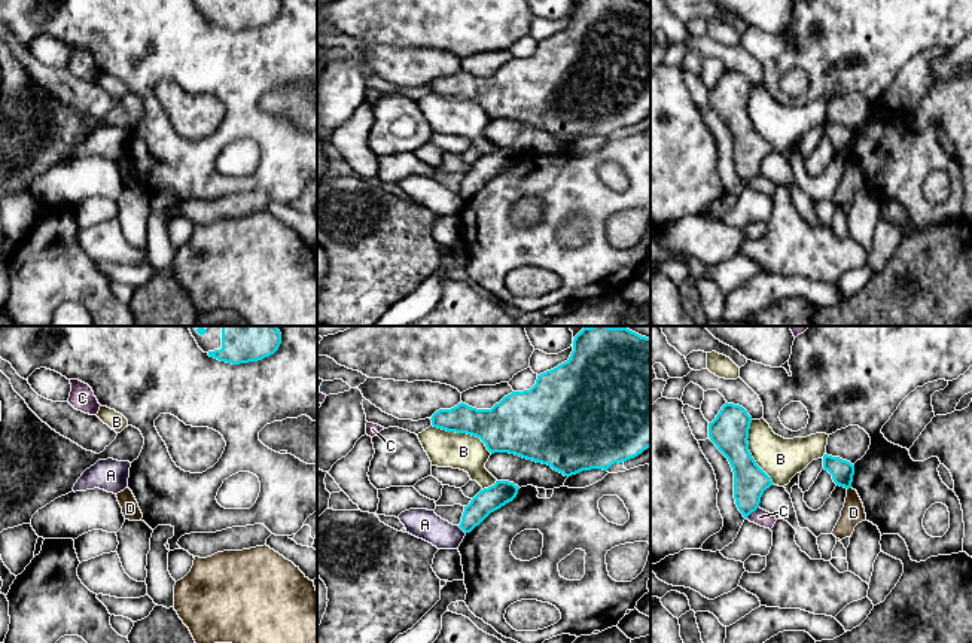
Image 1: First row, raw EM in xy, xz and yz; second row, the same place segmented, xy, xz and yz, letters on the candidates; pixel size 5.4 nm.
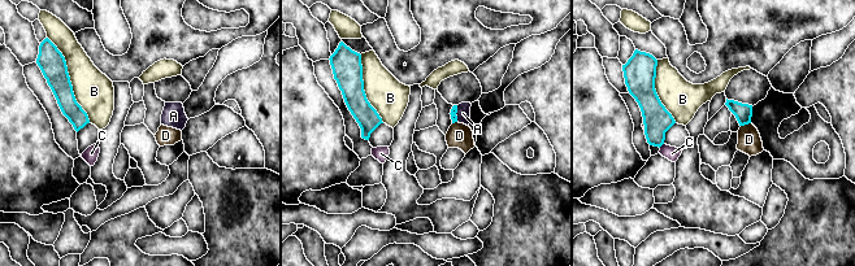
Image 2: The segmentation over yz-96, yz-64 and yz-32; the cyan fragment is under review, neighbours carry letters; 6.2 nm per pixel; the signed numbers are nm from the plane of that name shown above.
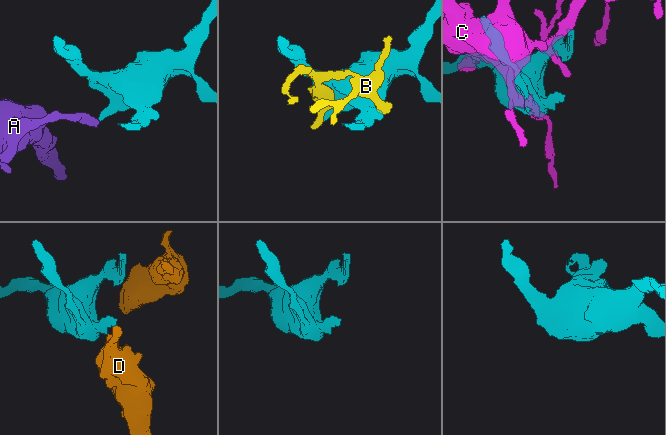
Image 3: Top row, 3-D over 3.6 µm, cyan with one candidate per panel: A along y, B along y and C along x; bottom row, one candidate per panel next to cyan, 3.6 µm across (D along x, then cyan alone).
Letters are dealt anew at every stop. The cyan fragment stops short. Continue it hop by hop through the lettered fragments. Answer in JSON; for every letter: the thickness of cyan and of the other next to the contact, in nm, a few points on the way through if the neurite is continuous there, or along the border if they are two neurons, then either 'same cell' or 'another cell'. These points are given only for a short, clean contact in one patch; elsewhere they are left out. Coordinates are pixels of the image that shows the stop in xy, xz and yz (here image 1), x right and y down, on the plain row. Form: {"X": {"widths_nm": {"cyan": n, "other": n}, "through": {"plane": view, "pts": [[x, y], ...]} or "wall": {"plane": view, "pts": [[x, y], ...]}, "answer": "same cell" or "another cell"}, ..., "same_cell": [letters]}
{"A": {"widths_nm": {"cyan": 140, "other": 160}, "wall": {"plane": "xz", "pts": [[457, 192], [465, 200]]}, "answer": "another cell"}, "B": {"widths_nm": {"cyan": 200, "other": 220}, "answer": "another cell"}, "C": {"widths_nm": {"cyan": 180, "other": 90}, "answer": "another cell"}, "D": {"widths_nm": {"cyan": 120, "other": 130}, "answer": "another cell"}, "same_cell": []}

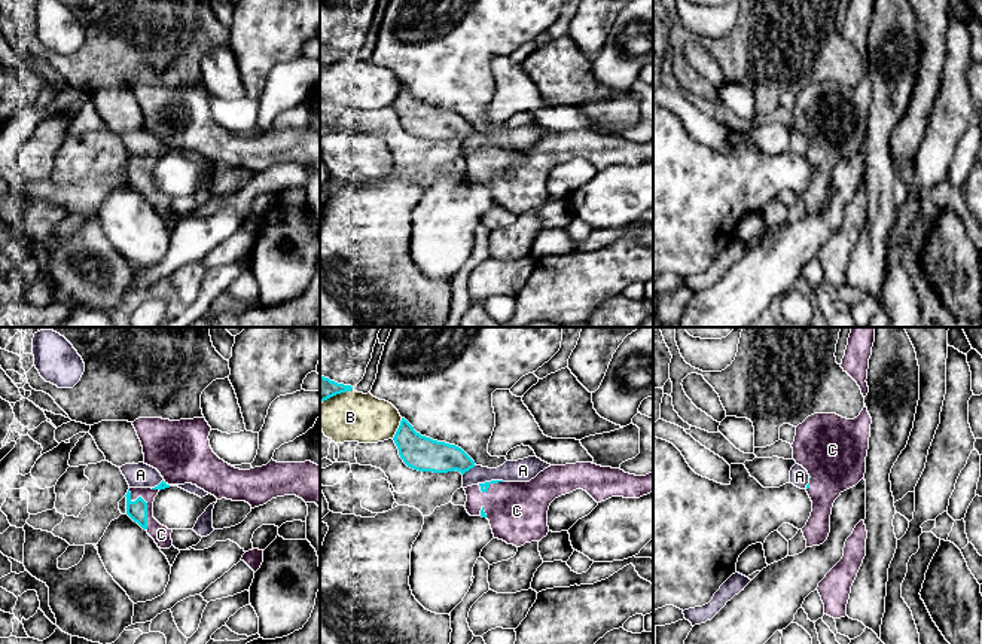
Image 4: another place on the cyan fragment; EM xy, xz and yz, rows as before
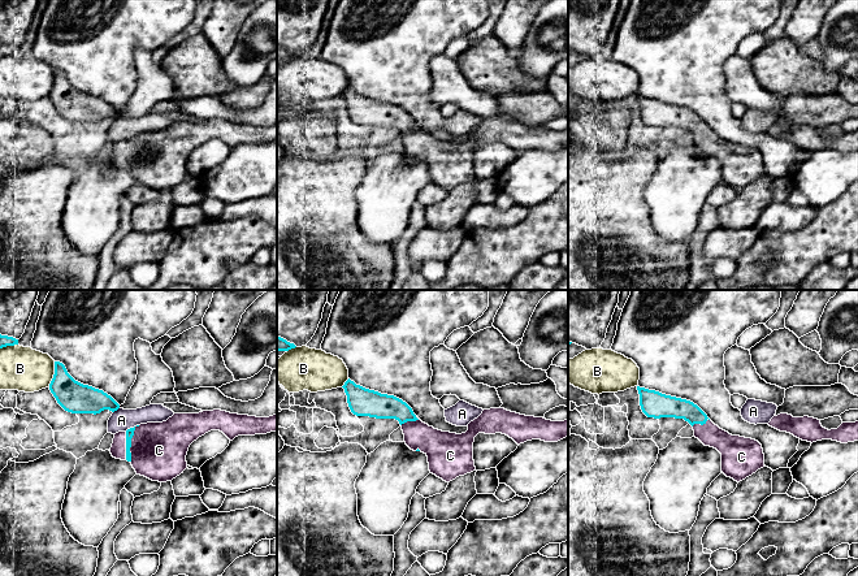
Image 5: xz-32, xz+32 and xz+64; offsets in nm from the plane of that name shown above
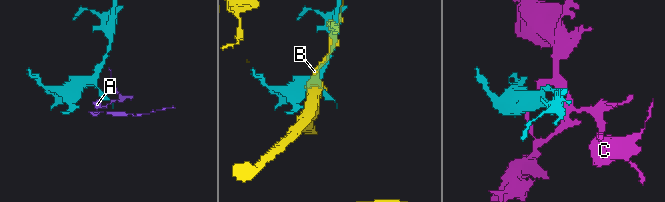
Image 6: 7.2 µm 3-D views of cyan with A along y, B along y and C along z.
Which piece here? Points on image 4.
{"A": {"widths_nm": {"cyan": 180, "other": 110}, "wall": {"plane": "xz", "pts": [[475, 131], [463, 142]]}, "answer": "another cell"}, "B": {"widths_nm": {"cyan": 190, "other": 280}, "answer": "another cell"}, "C": {"widths_nm": {"cyan": 110, "other": 100}, "through": {"plane": "xy", "pts": [[137, 177], [146, 171], [146, 186], [161, 201]]}, "answer": "same cell"}, "same_cell": ["C"]}

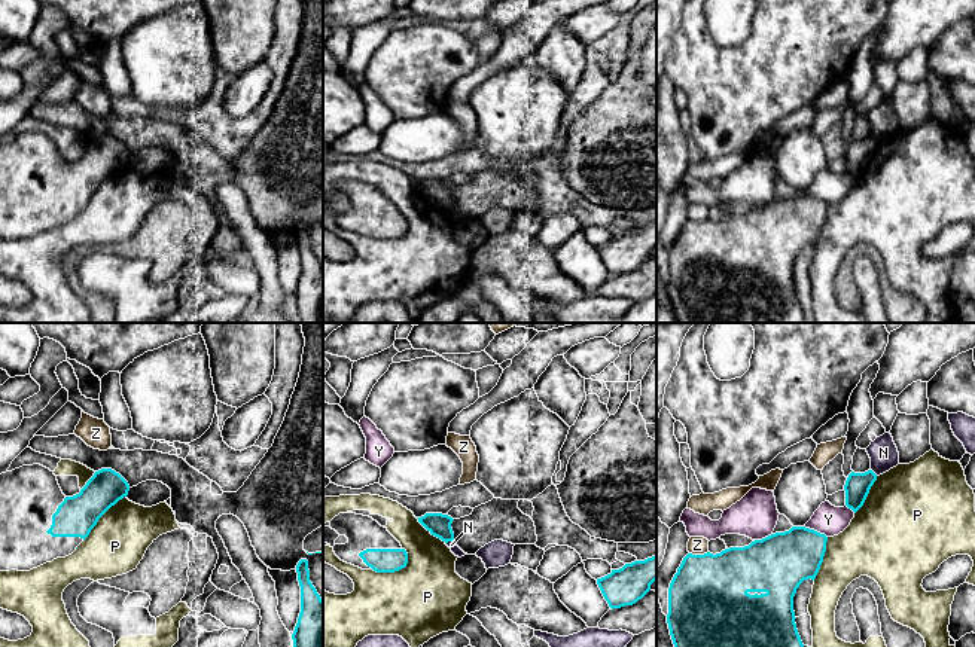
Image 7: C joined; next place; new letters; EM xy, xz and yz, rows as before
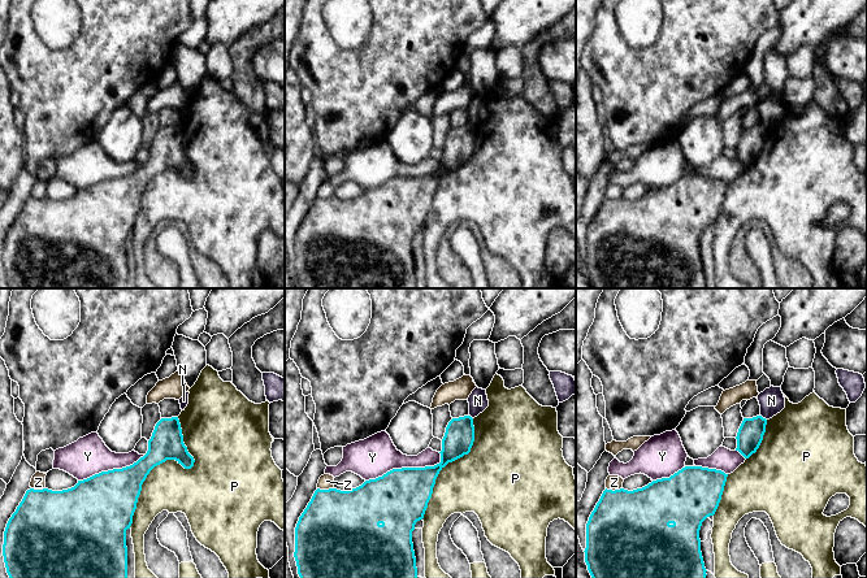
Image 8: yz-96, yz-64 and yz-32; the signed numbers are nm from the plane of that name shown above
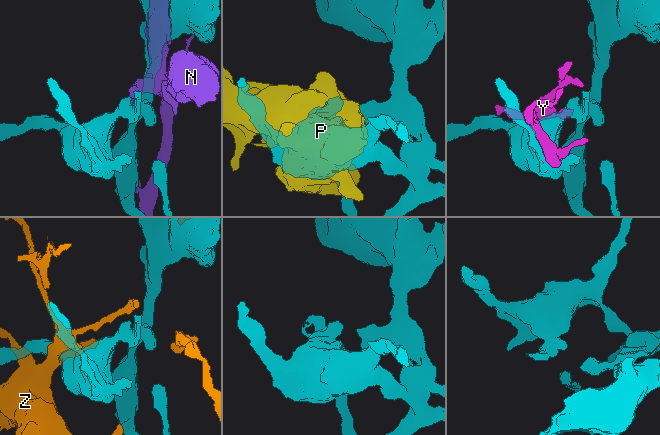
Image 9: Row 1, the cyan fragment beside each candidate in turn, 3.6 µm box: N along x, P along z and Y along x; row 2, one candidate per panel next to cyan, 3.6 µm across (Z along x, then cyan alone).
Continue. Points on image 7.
{"N": {"widths_nm": {"cyan": 130, "other": 50}, "answer": "another cell"}, "P": {"widths_nm": {"cyan": 130, "other": 400}, "answer": "another cell"}, "Y": {"widths_nm": {"cyan": 320, "other": 160}, "answer": "another cell"}, "Z": {"widths_nm": {"cyan": 440, "other": 100}, "answer": "another cell"}, "same_cell": []}

